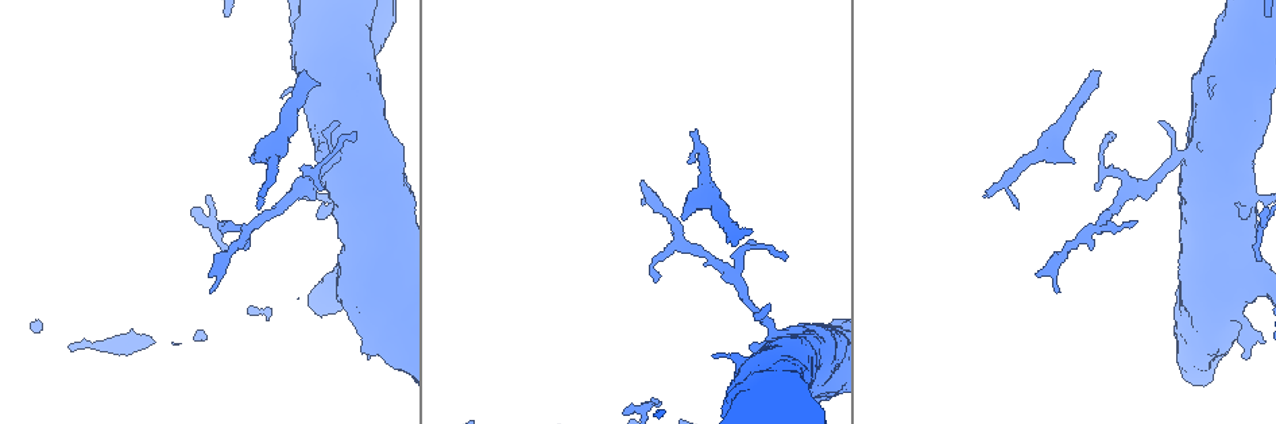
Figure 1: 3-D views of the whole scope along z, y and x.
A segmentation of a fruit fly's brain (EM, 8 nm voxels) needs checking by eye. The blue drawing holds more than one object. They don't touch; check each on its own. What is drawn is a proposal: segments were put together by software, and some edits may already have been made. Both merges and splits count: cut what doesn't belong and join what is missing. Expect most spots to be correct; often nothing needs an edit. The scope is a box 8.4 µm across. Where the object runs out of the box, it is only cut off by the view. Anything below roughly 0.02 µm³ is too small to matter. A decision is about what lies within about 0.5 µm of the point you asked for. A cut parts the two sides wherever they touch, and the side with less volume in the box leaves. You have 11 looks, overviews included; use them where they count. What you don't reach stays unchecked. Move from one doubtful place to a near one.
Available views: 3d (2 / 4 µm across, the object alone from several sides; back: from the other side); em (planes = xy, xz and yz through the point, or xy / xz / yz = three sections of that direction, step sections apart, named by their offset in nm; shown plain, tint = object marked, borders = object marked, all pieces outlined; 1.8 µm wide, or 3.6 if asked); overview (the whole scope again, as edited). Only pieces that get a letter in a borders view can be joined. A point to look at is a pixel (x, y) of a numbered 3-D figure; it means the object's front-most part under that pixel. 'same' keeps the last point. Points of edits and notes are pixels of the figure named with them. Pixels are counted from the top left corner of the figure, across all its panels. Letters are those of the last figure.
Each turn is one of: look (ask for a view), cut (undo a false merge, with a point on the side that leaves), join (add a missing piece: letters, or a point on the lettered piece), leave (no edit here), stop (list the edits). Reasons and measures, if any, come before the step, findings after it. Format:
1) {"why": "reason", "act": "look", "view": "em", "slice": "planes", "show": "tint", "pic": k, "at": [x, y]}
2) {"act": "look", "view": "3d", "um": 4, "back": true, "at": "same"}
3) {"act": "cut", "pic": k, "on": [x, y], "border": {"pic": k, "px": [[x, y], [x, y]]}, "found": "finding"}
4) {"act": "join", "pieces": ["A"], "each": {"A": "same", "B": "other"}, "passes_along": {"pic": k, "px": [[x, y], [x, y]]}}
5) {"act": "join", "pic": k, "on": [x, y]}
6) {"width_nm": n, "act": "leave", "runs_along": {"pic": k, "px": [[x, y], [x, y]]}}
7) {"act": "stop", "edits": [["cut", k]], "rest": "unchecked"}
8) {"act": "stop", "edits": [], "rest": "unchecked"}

{"why": "an open end", "act": "look", "view": "3d", "um": 2, "pic": 1, "at": [643, 201]}

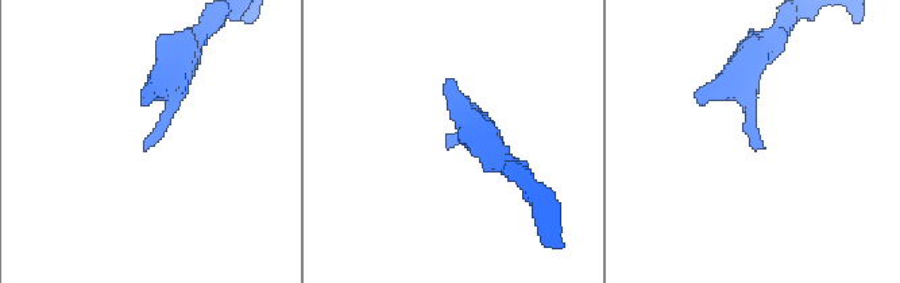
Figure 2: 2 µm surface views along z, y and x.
{"why": "shape alone is not enough", "act": "look", "view": "em", "slice": "planes", "show": "tint", "pic": 2, "at": [144, 150]}

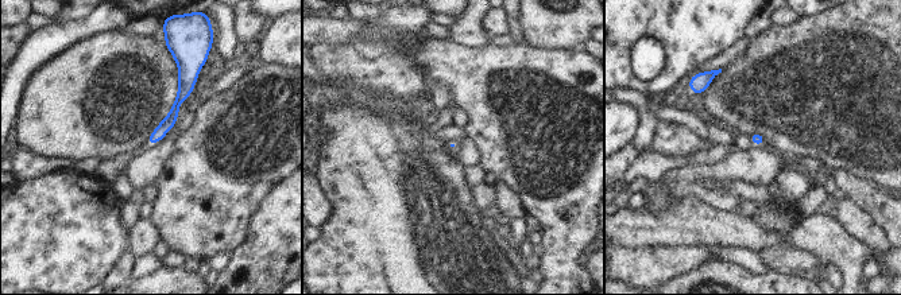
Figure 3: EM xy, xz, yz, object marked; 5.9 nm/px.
{"act": "look", "view": "em", "slice": "planes", "show": "borders", "at": "same"}

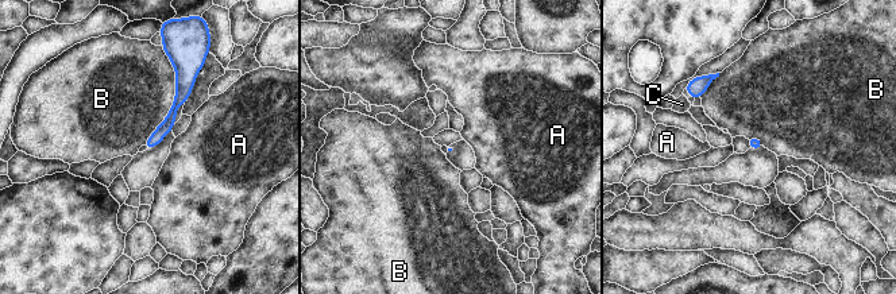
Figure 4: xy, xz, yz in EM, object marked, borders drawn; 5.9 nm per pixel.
{"act": "leave", "each": {"A": "other", "B": "other", "C": "other"}, "border": {"pic": 4, "px": [[169, 57], [174, 100], [145, 144]]}, "found": "no lettered piece goes on from it"}

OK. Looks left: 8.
{"act": "look", "view": "3d", "um": 2, "pic": 1, "at": [306, 184]}

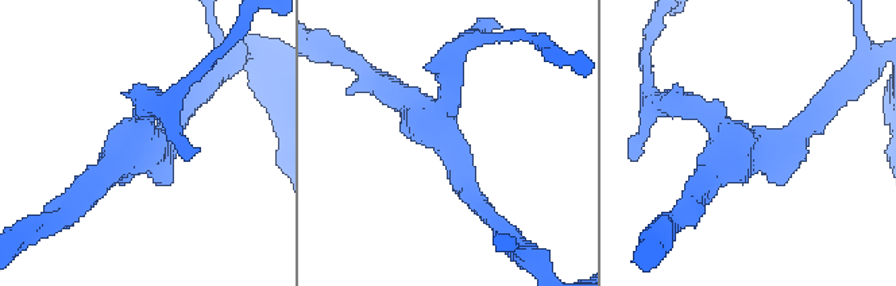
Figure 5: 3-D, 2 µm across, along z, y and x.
{"act": "look", "view": "em", "slice": "yz", "step": 4, "show": "tint", "pic": 5, "at": [746, 146]}

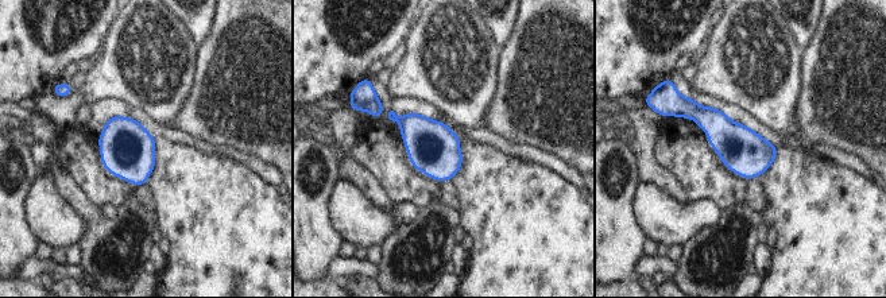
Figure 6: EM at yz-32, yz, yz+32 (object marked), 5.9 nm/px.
{"why": "see the neighbours", "act": "look", "view": "em", "slice": "yz", "step": 4, "show": "borders", "at": "same"}

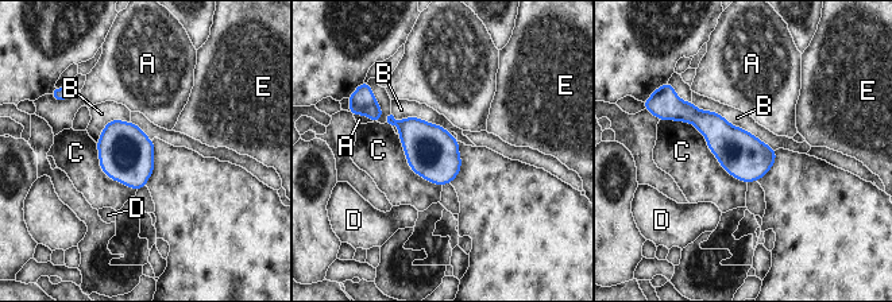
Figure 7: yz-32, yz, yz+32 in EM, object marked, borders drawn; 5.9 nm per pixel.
{"width_nm": 280, "act": "leave", "each": {"A": "other", "B": "other", "C": "other", "D": "other", "E": "other"}, "border": {"pic": 7, "px": [[691, 101], [718, 112], [775, 150]]}, "found": "all the same cell"}

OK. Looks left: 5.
{"why": "an open end", "act": "look", "view": "3d", "um": 4, "pic": 1, "at": [986, 194]}

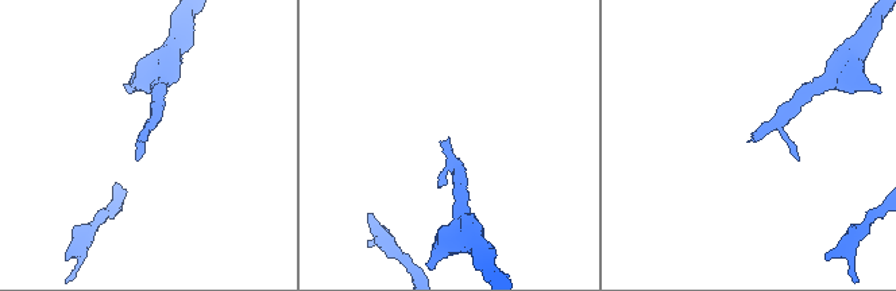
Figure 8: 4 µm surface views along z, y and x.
{"why": "shape alone is not enough", "act": "look", "view": "em", "slice": "planes", "show": "borders", "pic": 8, "at": [449, 139]}

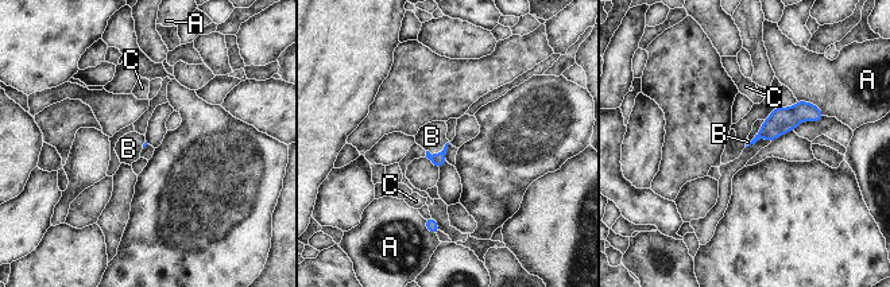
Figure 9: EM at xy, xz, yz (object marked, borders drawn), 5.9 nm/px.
{"act": "join", "pieces": ["B"], "each": {"A": "other", "B": "same", "C": "other"}, "passes_along": {"pic": 9, "px": [[438, 159], [437, 154], [432, 136]]}, "found": "the cell continues"}

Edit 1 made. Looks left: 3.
{"act": "stop", "edits": [["join", 9]], "rest": "unchecked"}

